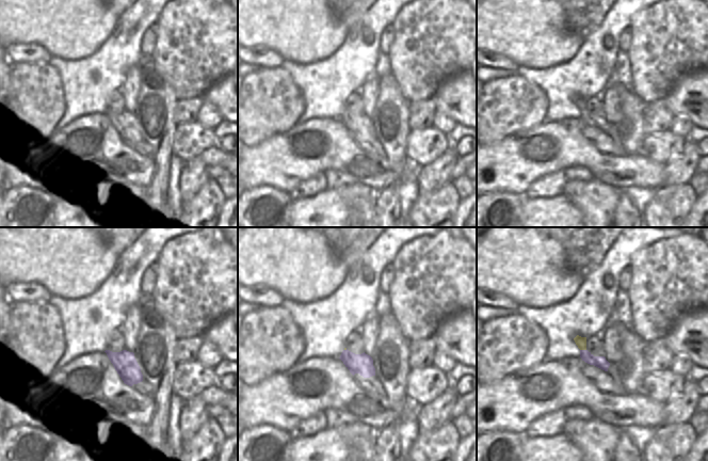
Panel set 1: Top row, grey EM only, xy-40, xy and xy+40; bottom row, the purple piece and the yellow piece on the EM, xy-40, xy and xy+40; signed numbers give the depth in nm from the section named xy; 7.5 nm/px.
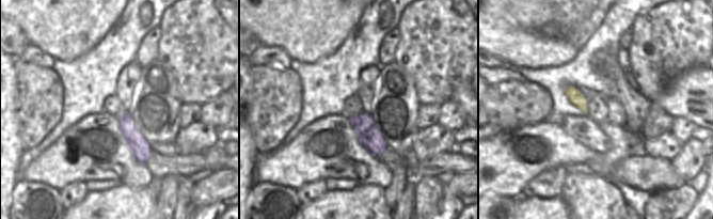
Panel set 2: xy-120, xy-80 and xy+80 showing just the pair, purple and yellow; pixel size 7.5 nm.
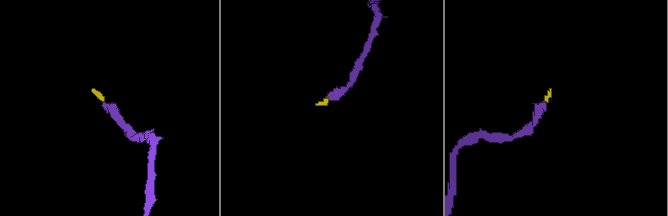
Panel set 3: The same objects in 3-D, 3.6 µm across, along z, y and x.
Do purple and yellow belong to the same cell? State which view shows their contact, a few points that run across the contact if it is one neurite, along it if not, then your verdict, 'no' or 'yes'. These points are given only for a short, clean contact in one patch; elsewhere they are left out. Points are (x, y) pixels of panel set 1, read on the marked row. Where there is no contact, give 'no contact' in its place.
xy+40 | xy+40 (600, 362), (593, 361), (583, 350), (580, 342) | yes

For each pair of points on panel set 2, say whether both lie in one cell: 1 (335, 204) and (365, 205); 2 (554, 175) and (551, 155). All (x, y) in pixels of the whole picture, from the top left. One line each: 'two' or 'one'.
1: one
2: two

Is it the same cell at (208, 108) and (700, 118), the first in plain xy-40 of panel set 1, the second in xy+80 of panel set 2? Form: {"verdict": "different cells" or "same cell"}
{"verdict": "different cells"}

